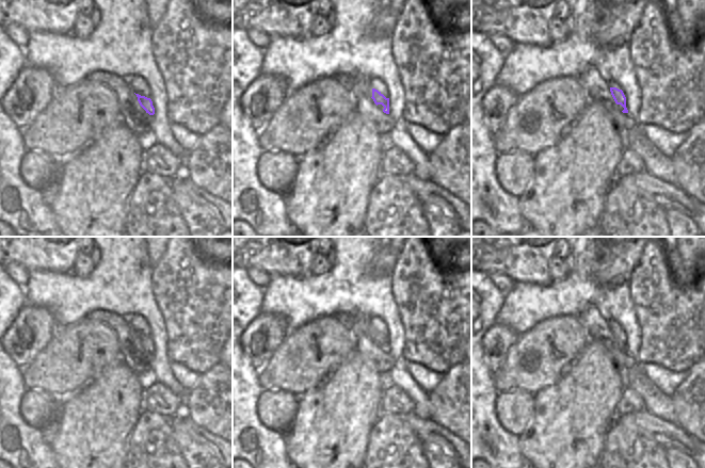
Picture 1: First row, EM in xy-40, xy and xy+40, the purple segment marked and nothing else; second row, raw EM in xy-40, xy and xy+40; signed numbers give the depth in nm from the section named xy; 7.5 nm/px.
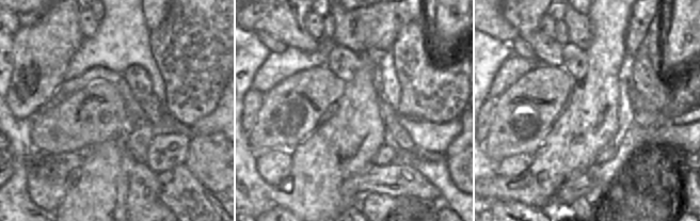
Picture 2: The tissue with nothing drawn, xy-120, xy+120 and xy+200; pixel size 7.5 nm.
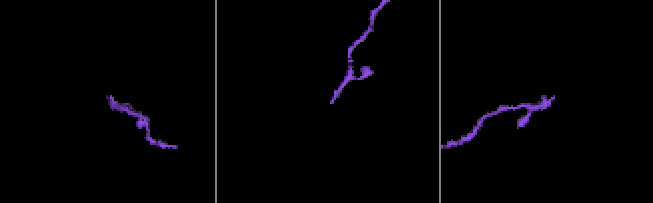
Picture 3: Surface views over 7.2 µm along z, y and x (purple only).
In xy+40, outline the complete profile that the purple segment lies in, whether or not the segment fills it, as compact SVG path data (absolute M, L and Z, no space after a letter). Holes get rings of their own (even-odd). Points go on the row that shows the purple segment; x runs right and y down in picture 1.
M589 68L578 77L576 77L579 85L586 91L586 95L593 102L598 102L600 93L609 90L616 104L621 104L623 113L628 113L626 108L626 97L622 90L609 87L608 82L600 76L595 68Z

